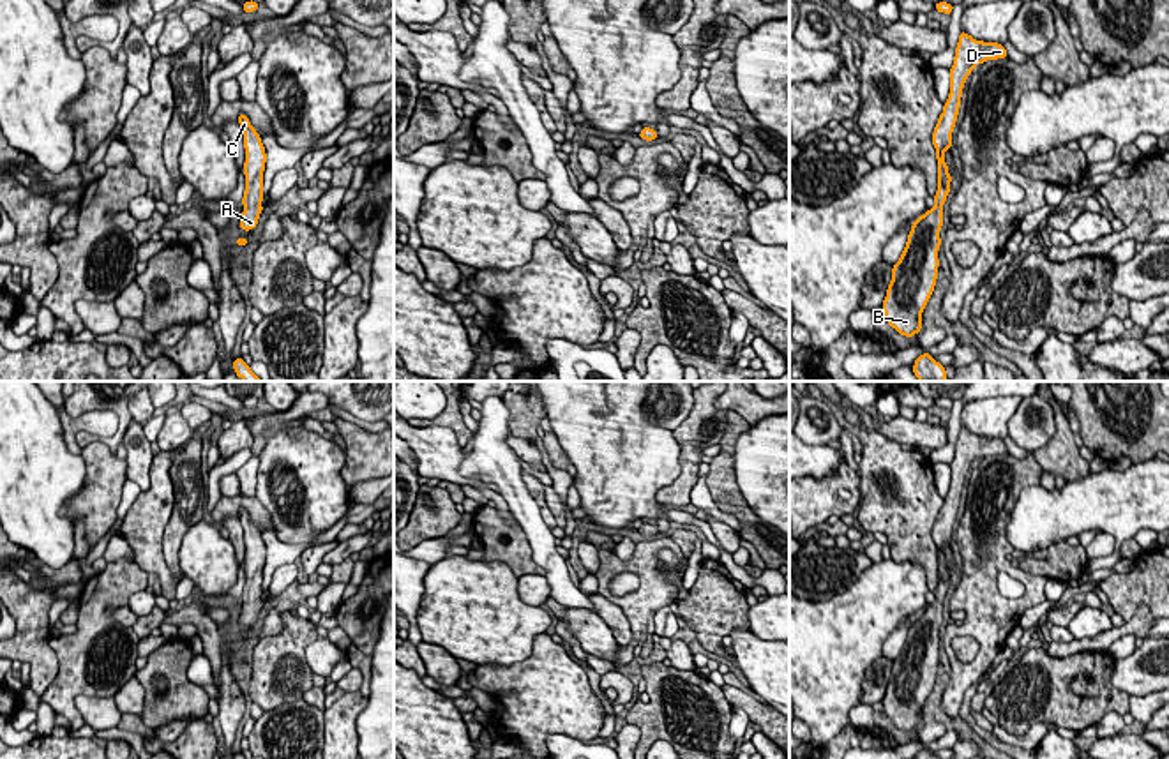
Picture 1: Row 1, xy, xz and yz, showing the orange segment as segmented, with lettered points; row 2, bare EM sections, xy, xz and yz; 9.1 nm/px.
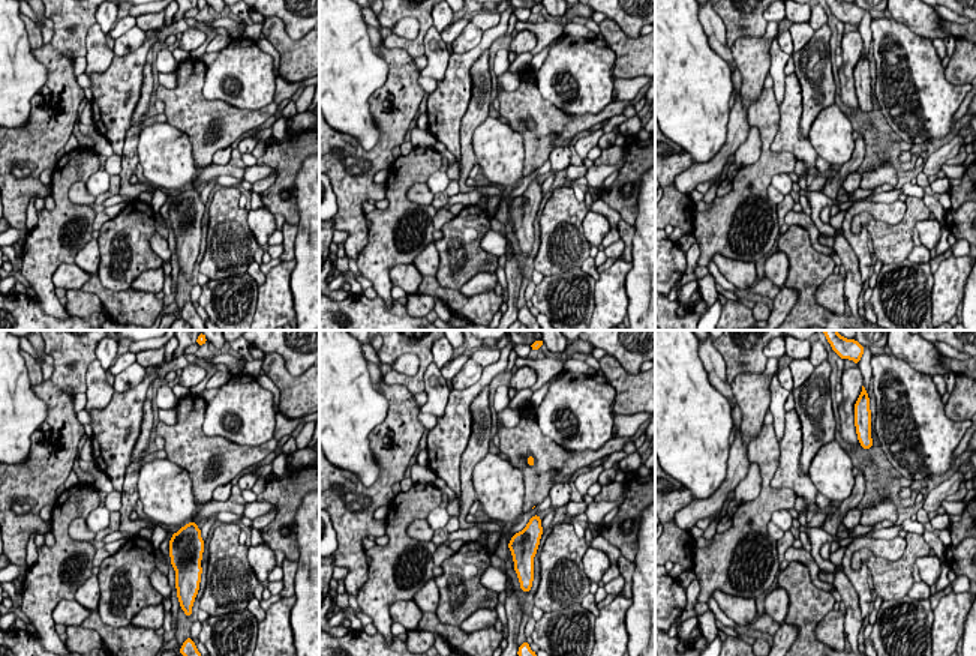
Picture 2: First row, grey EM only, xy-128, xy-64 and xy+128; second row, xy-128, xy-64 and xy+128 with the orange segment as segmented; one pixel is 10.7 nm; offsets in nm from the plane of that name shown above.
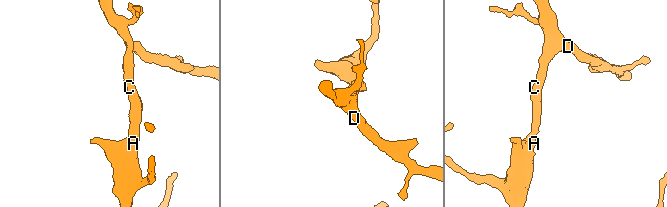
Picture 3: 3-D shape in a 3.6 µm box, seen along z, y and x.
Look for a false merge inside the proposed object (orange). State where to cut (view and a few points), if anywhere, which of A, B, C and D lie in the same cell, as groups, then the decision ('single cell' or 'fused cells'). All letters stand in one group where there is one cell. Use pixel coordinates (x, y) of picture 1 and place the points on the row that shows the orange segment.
no cut; A B C D; single cell

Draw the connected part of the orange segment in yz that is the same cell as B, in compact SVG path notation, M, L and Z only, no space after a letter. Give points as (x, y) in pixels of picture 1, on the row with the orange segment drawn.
M961 30L954 65L950 67L950 94L932 132L939 166L936 205L913 222L906 247L892 268L892 281L881 305L888 327L908 339L922 330L922 312L932 297L938 279L941 207L947 201L952 182L943 154L952 148L952 132L961 108L962 88L977 64L998 58L1008 58L1003 44L977 41Z

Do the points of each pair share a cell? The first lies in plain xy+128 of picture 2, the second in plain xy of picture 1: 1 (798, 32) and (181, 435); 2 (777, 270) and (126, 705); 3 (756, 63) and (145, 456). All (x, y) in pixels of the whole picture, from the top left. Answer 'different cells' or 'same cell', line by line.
1: same cell
2: same cell
3: different cells

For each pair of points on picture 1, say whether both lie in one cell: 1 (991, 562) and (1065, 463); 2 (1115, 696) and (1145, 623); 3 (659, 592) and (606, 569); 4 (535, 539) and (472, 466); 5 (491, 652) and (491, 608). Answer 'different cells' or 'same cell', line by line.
1: different cells
2: different cells
3: same cell
4: same cell
5: same cell

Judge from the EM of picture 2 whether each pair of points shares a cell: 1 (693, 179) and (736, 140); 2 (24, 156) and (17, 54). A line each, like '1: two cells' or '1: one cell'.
1: one cell
2: two cells

